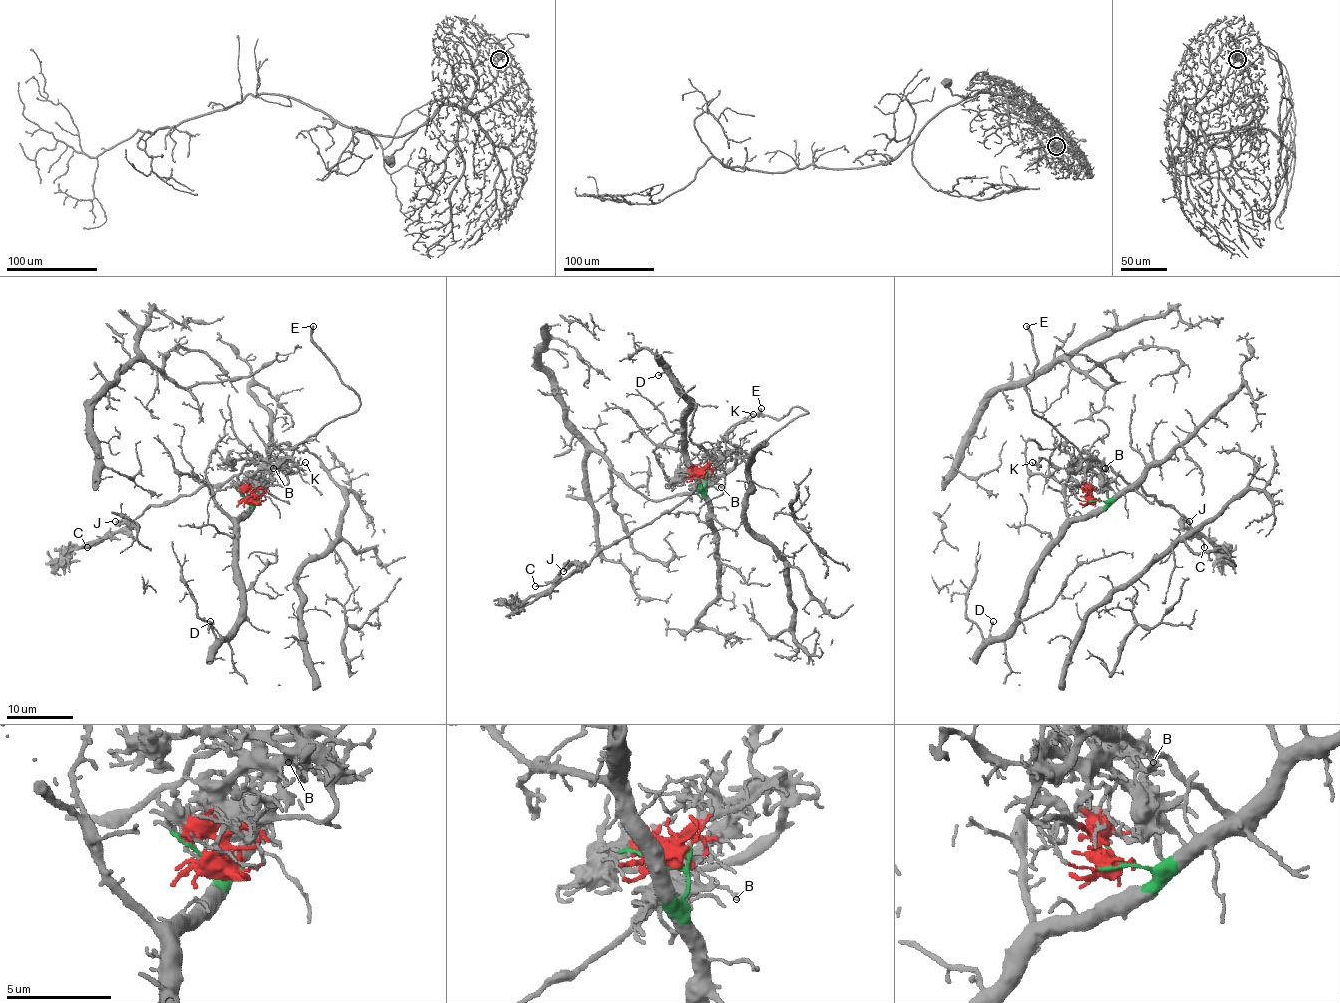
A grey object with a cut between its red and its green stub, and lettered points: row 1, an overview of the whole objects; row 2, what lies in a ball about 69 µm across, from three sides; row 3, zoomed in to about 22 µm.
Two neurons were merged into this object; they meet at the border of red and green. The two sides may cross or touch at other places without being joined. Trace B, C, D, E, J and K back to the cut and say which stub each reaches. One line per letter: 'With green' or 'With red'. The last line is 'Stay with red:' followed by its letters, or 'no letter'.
B: With red
C: With red
D: With green
E: With red
J: With red
K: With red
Stay with red: B, C, E, J, K

